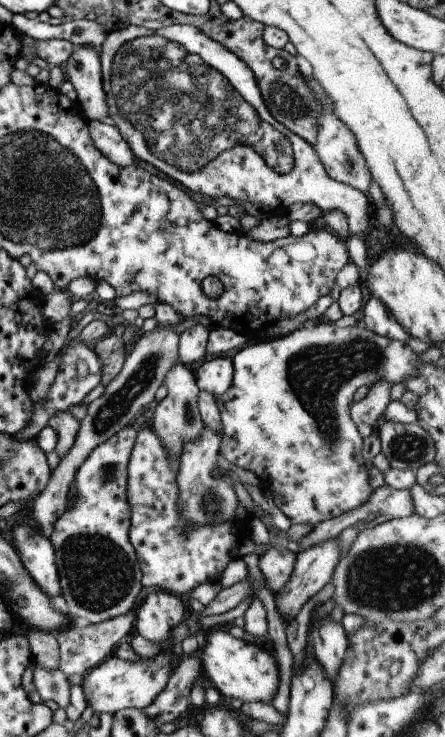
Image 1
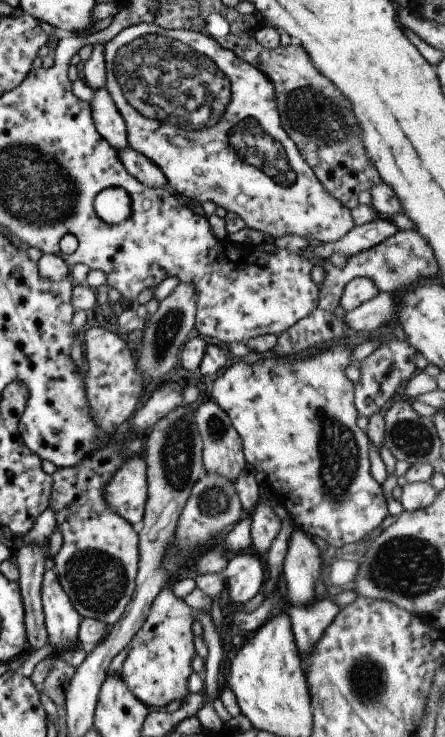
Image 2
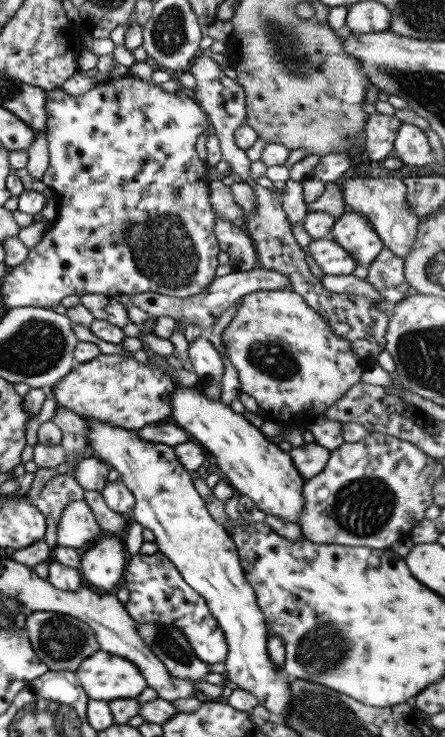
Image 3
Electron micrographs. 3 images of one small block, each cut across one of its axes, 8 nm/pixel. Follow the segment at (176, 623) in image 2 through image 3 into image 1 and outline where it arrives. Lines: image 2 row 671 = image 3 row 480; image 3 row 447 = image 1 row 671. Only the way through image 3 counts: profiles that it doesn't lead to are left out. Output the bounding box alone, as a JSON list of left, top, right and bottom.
[81,648,180,715]

